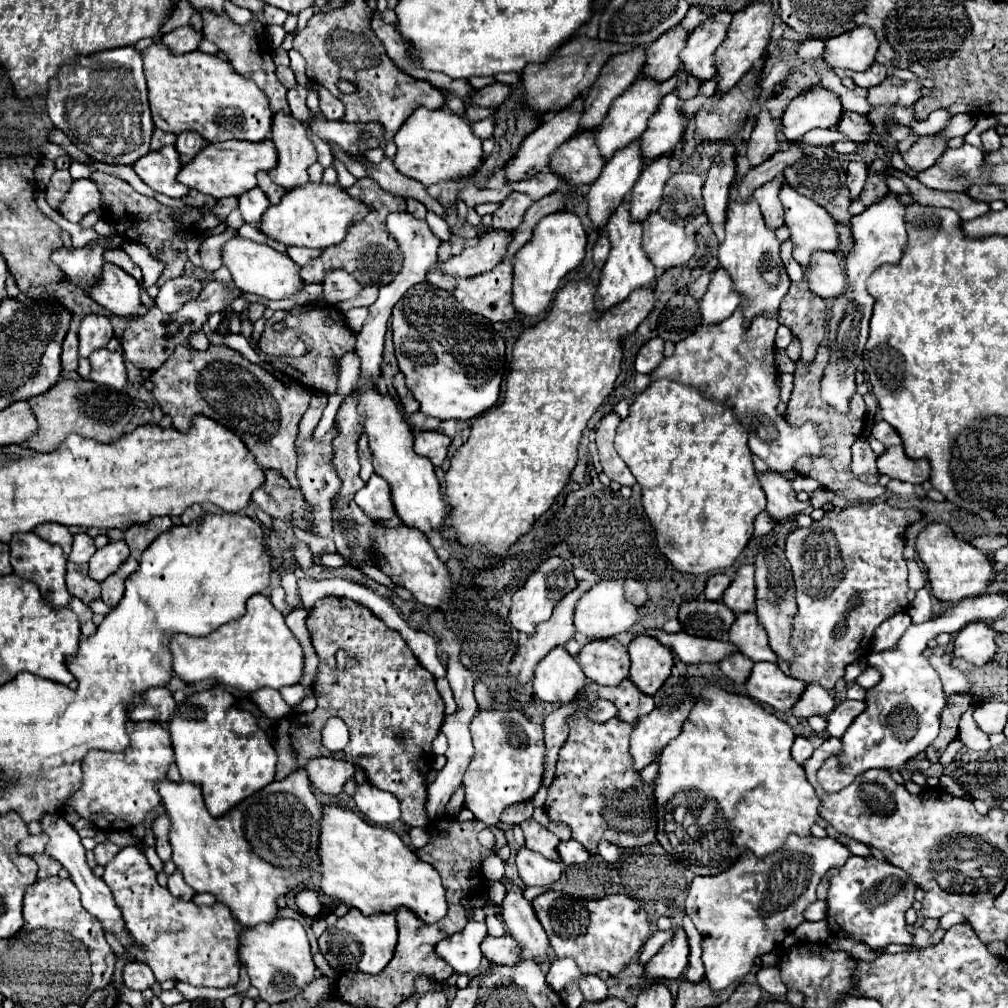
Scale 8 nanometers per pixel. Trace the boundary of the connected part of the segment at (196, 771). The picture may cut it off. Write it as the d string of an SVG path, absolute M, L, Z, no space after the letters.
M224 688L206 690L190 694L182 704L178 704L176 712L170 718L170 736L174 746L176 764L180 776L188 782L202 784L206 808L212 816L222 816L246 796L262 790L266 784L274 780L274 766L276 766L276 750L270 744L266 732L258 726L258 720L252 712L242 710L238 700Z

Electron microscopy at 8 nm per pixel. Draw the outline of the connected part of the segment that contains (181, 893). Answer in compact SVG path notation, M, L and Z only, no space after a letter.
M174 872L170 878L168 878L168 890L176 896L176 898L182 898L186 902L190 902L194 898L194 890L182 880L182 874L180 872Z

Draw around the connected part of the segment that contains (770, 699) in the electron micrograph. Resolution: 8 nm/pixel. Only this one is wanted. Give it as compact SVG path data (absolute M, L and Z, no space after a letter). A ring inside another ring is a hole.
M756 662L744 690L752 700L768 704L778 712L786 712L802 696L806 686L804 680L784 674L778 664Z

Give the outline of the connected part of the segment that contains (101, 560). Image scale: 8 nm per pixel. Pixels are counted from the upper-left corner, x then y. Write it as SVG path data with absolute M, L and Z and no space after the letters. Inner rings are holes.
M124 540L110 542L108 546L96 550L96 554L90 558L90 576L96 582L106 580L128 560L128 556L130 556L130 550Z

